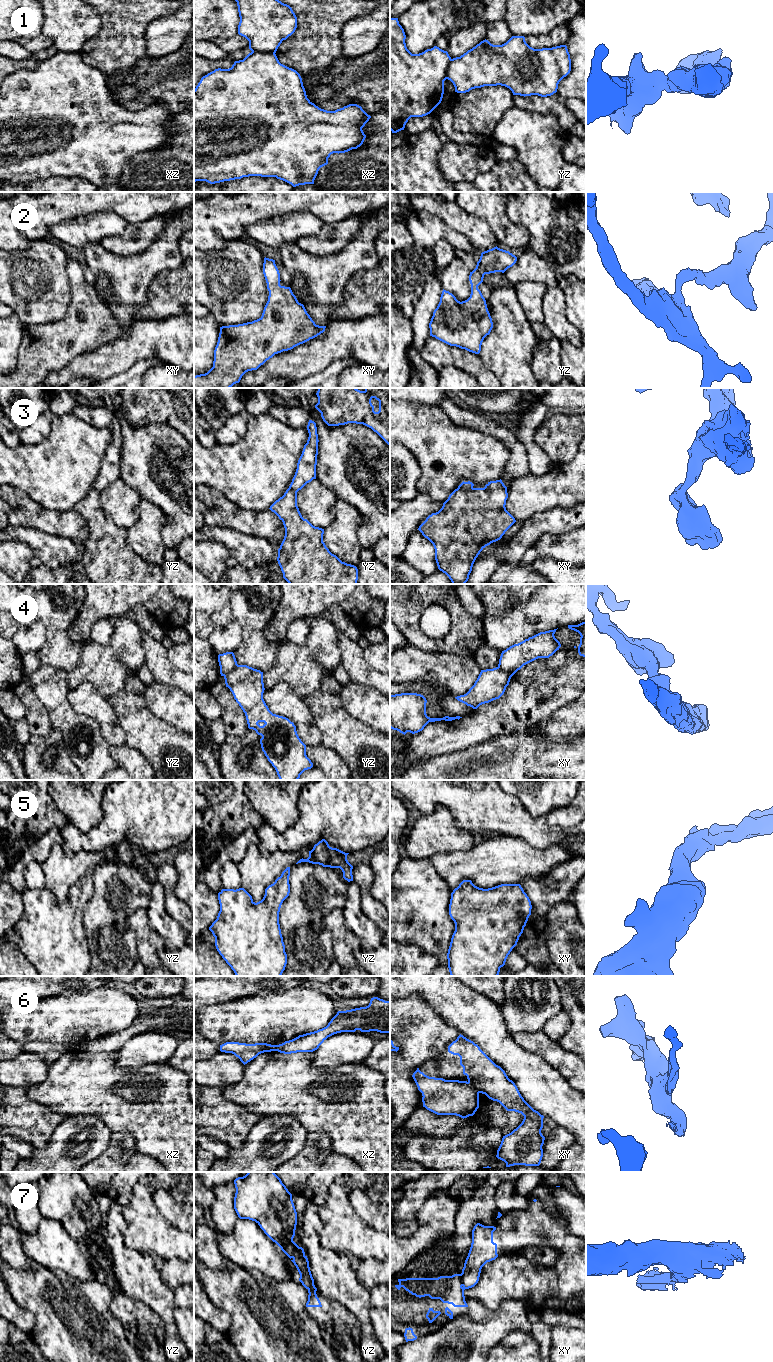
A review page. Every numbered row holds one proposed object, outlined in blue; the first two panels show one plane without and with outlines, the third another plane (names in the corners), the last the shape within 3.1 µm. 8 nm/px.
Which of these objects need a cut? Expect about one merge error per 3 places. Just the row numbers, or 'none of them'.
1, 4, 6, 7

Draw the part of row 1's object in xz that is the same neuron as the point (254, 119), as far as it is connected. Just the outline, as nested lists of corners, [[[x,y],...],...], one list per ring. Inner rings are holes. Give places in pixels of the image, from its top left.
[[[251,52],[243,60],[235,61],[229,69],[215,69],[203,76],[194,89],[194,182],[206,181],[210,184],[241,179],[249,176],[276,177],[293,187],[314,184],[321,167],[328,164],[328,158],[333,153],[345,153],[360,147],[366,135],[362,128],[371,118],[361,106],[349,104],[335,111],[327,111],[312,103],[306,95],[300,74],[281,64],[275,53]]]

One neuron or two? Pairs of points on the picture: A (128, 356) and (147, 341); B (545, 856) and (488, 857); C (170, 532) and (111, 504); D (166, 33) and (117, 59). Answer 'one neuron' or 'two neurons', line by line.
A: one neuron
B: one neuron
C: two neurons
D: two neurons

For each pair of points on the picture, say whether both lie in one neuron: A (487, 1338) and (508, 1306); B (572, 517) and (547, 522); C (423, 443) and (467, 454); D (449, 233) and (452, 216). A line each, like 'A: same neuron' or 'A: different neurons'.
A: same neuron
B: same neuron
C: same neuron
D: different neurons

